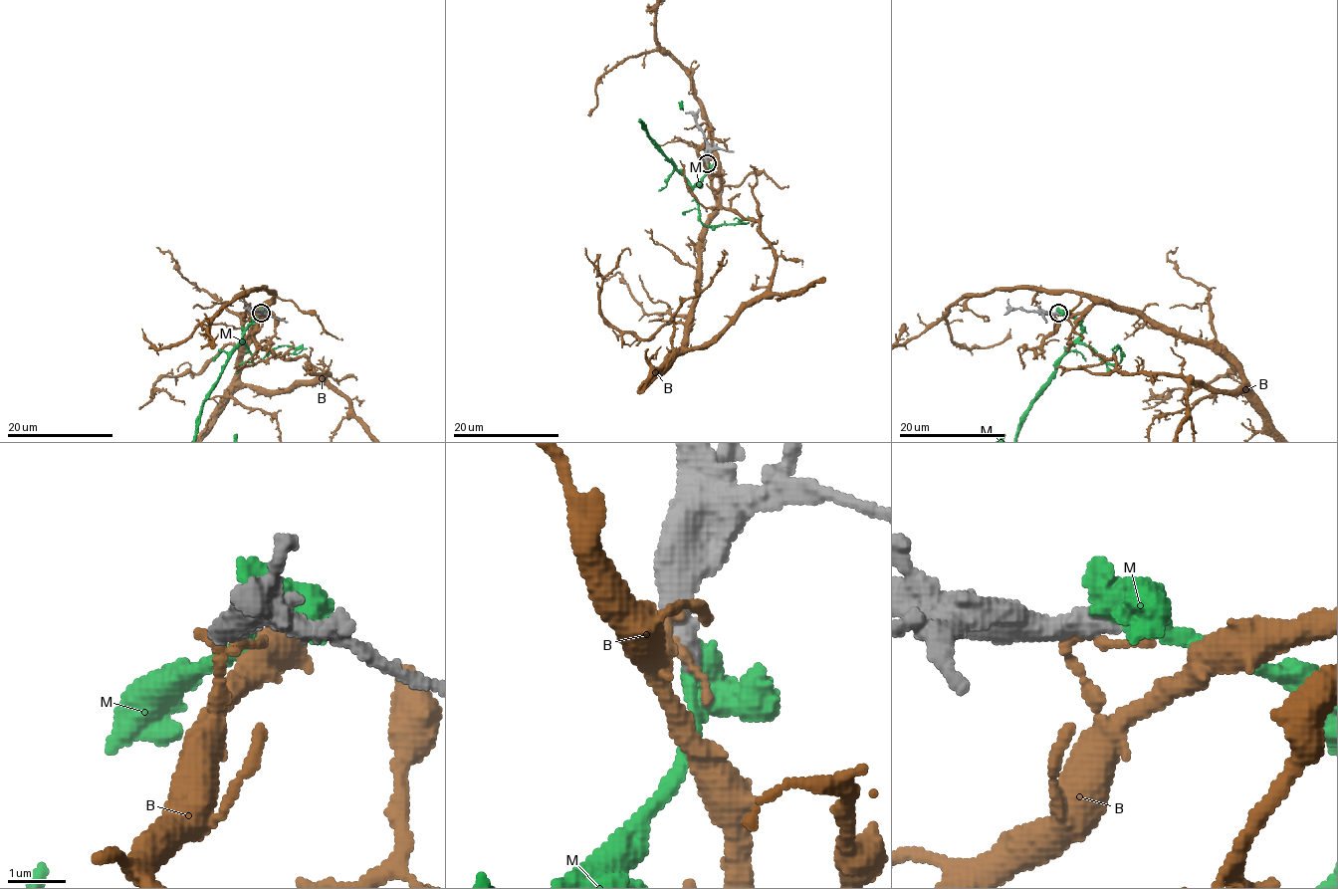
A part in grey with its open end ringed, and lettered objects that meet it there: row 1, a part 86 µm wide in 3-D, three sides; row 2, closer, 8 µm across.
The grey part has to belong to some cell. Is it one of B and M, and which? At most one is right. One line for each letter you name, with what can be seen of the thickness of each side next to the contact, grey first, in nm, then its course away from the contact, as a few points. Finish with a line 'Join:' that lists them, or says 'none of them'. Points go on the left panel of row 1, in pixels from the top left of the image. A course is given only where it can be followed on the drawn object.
M: 440/460 nm
Join: M

